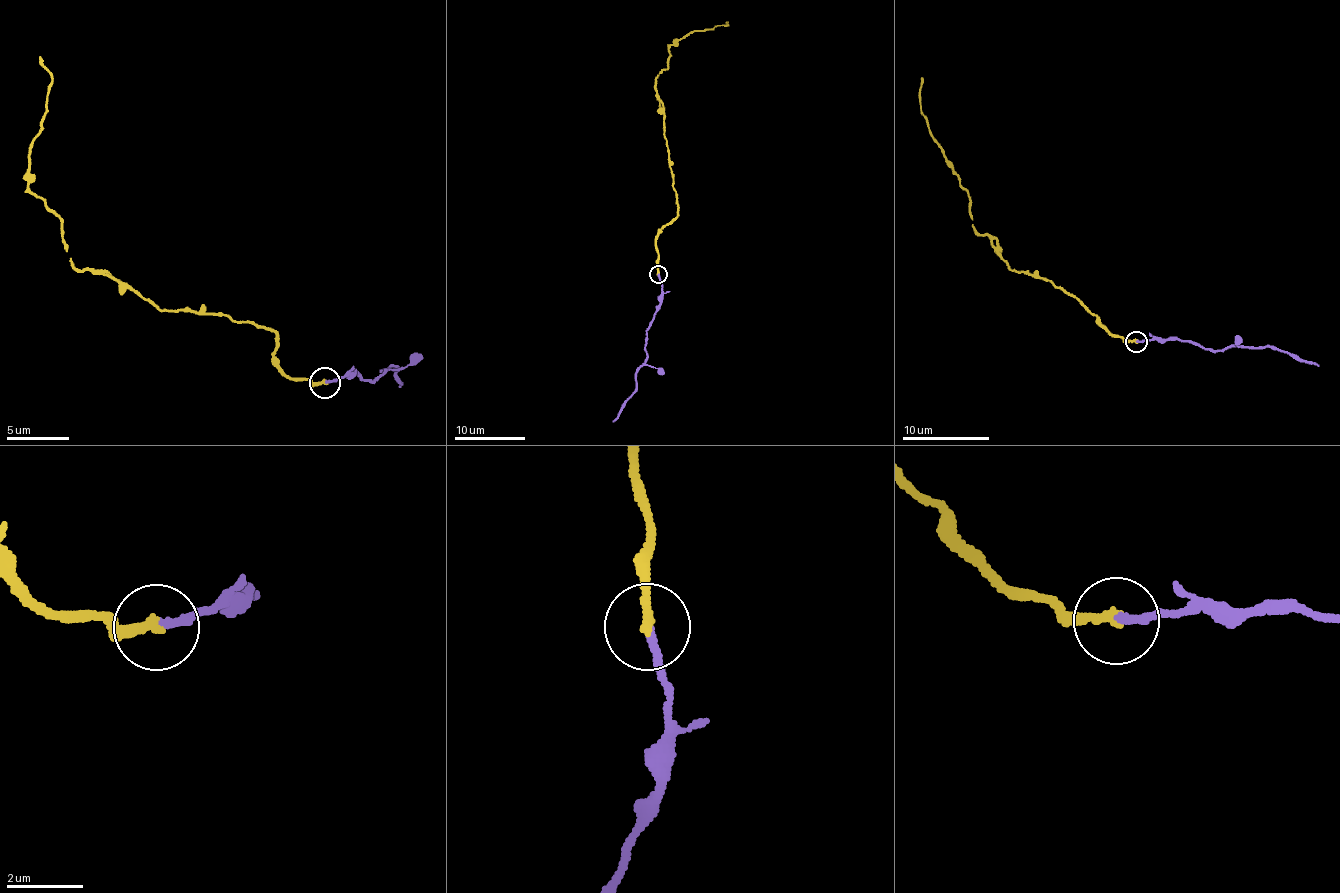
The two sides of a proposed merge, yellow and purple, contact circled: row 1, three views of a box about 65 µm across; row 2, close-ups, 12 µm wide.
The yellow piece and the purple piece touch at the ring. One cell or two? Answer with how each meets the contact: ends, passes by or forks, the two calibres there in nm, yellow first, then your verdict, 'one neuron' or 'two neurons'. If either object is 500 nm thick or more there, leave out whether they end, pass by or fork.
yellow ends | purple ends | 240/200 nm | one neuron

